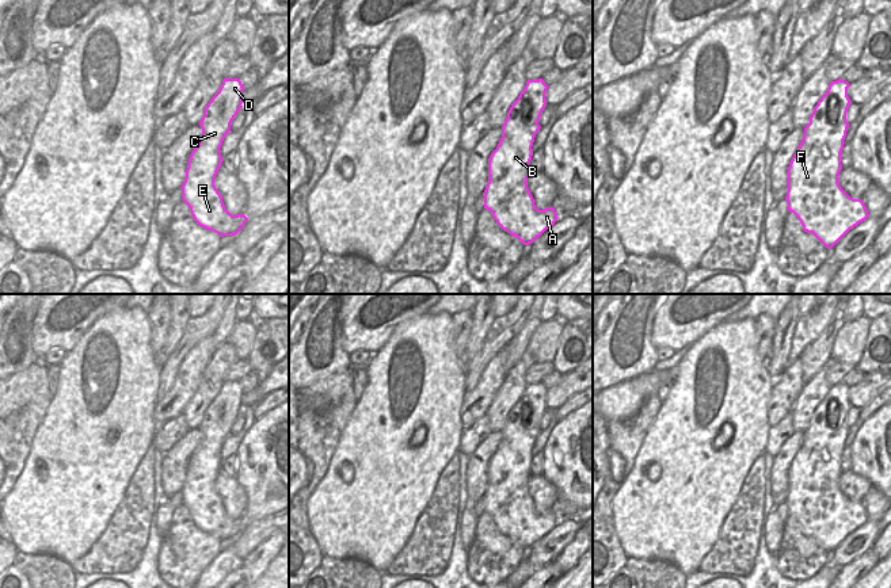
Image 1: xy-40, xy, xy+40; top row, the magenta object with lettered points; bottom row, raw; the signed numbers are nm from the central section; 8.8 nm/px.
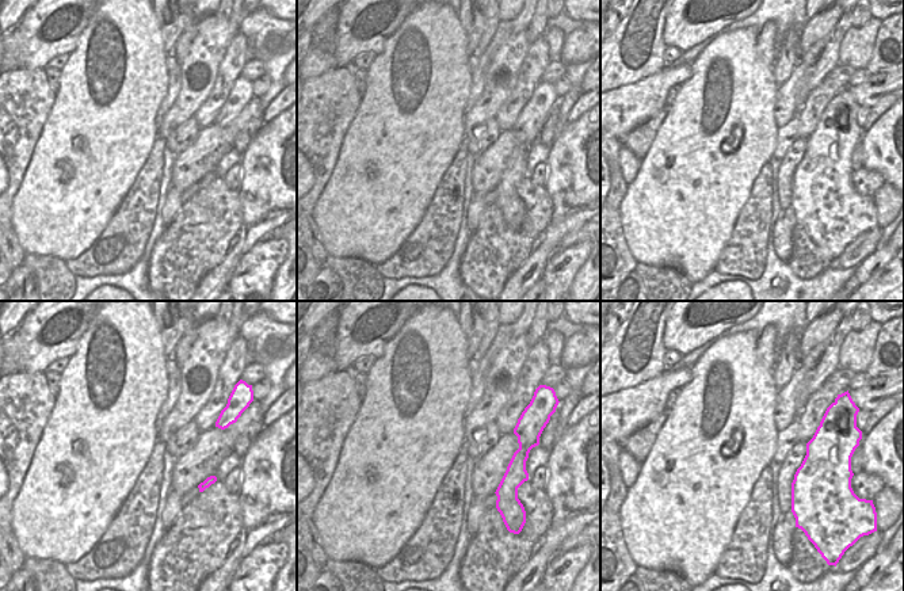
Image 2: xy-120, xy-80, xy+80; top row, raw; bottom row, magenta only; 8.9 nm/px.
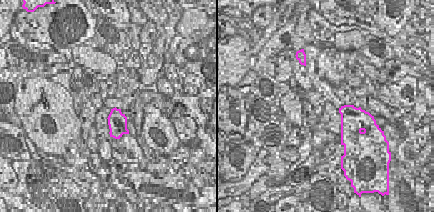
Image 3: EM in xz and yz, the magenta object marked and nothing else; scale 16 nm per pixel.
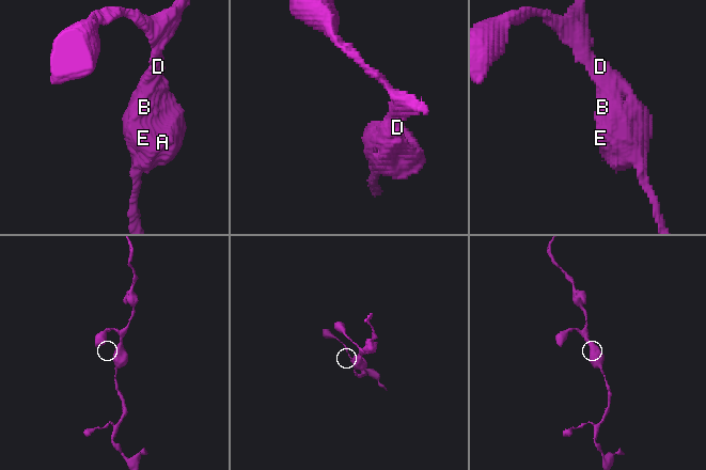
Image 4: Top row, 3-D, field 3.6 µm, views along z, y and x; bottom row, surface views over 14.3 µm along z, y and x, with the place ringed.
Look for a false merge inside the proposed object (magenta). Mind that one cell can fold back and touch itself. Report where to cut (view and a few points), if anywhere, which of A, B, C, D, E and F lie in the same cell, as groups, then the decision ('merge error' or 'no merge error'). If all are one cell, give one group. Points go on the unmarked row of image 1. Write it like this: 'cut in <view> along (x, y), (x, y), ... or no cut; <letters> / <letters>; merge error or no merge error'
no cut; A B C D E F; no merge error

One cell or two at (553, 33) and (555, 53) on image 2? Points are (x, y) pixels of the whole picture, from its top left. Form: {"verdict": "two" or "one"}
{"verdict": "one"}

